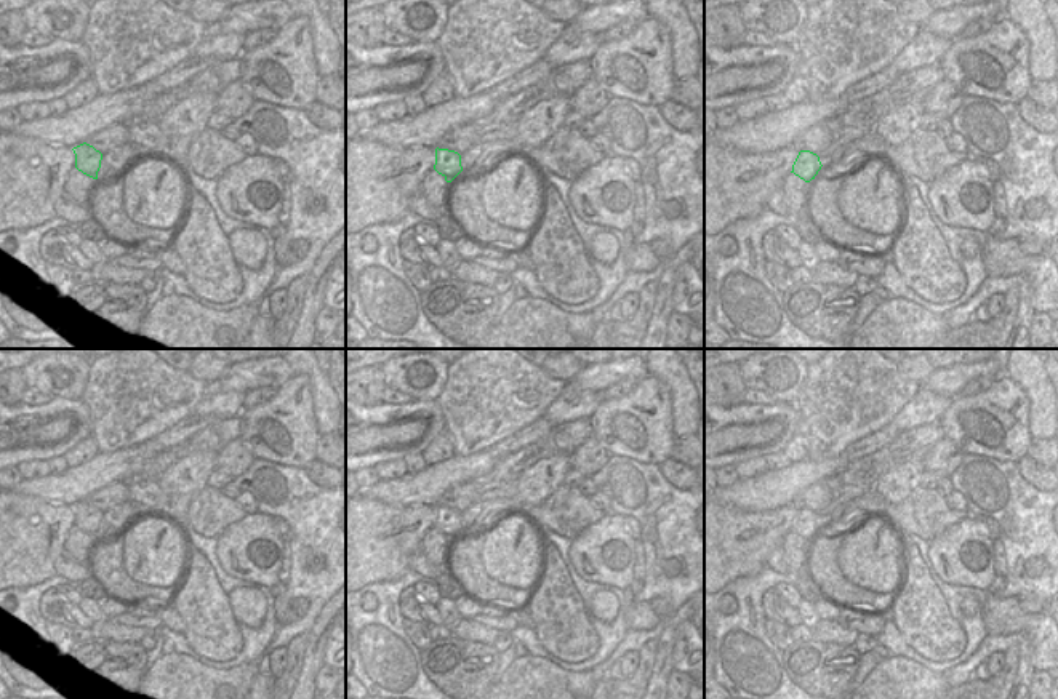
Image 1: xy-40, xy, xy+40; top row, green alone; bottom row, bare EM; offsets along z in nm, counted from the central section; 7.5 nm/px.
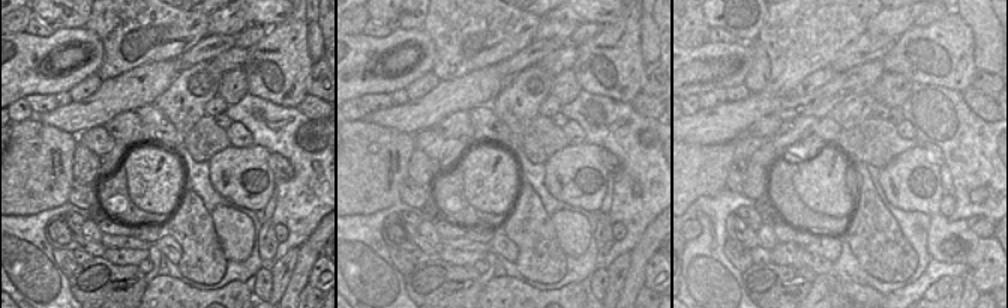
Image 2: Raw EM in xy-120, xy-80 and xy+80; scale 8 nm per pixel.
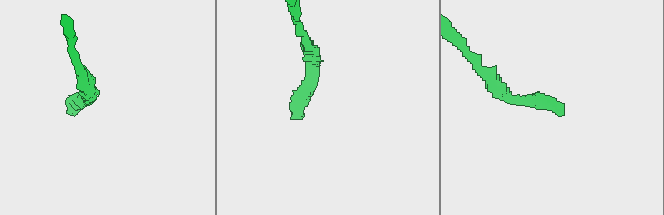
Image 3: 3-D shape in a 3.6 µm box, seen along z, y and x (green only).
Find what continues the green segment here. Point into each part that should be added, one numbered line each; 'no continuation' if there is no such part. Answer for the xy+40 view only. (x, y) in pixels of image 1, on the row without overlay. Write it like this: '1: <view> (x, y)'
1: xy+40 (844, 493).

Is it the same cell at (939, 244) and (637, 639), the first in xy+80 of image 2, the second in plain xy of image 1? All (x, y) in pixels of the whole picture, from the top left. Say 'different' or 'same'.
different

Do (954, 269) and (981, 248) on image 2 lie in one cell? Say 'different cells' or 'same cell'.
different cells

